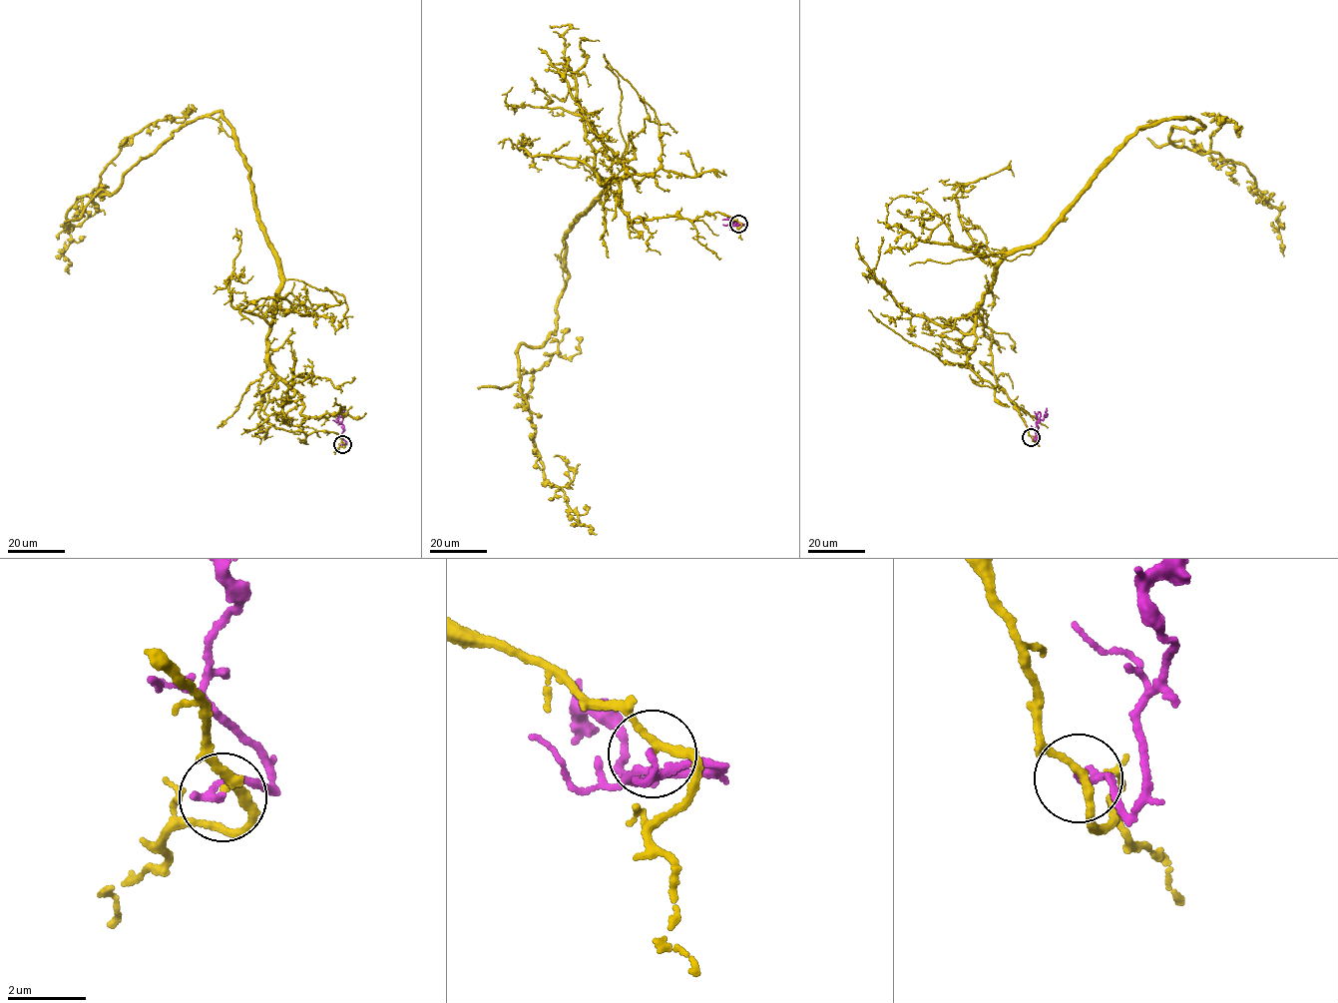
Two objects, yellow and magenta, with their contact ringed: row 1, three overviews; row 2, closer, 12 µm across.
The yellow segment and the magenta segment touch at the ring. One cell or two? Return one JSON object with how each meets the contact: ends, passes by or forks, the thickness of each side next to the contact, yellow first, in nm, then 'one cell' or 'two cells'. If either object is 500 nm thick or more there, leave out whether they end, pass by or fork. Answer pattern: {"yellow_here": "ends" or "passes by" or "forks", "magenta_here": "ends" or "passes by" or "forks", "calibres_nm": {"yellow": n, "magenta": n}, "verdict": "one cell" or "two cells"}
{"yellow_here": "passes by", "magenta_here": "ends", "calibres_nm": {"yellow": 170, "magenta": 190}, "verdict": "two cells"}

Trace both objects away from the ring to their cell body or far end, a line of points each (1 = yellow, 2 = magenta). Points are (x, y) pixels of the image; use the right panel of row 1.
1: (1032, 436), (996, 382), (982, 295), (1138, 130), (1203, 125), (1169, 141), (1245, 166), (1279, 212), (1284, 256)
2: (1032, 437), (1036, 439), (1037, 423), (1047, 415), (1046, 408)

